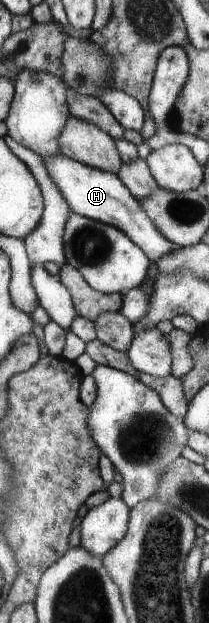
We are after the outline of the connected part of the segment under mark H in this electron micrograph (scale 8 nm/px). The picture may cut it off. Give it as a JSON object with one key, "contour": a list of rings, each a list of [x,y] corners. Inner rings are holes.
{"contour":[[[63,154],[43,156],[42,160],[50,178],[58,186],[60,194],[64,196],[73,213],[119,227],[131,237],[132,242],[135,242],[140,250],[144,251],[144,254],[148,255],[149,259],[152,259],[152,262],[158,262],[160,258],[166,257],[167,254],[174,254],[179,249],[152,222],[143,204],[131,193],[131,190],[128,190],[119,175],[86,166]]]}

